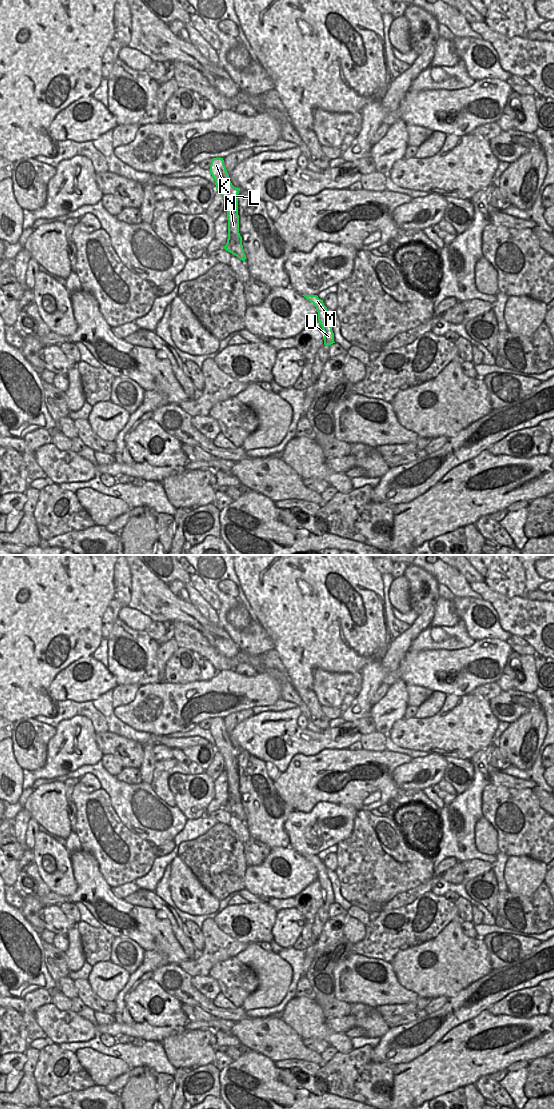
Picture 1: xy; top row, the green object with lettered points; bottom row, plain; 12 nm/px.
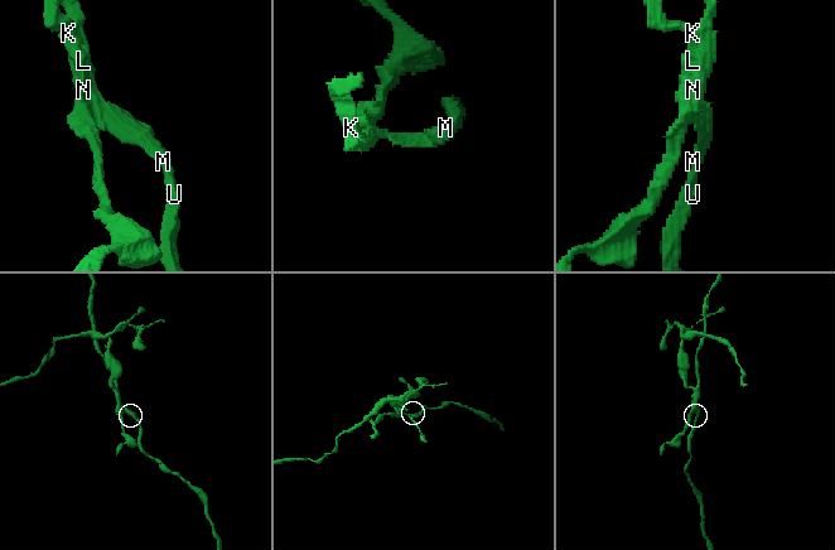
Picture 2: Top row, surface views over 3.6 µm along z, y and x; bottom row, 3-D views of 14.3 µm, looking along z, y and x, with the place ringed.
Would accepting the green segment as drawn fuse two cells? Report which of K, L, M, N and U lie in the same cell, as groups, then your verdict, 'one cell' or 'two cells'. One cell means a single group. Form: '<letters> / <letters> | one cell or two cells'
K L N / M U | two cells

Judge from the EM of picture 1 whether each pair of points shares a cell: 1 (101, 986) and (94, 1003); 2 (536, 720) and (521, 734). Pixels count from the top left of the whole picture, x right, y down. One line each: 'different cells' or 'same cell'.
1: different cells
2: same cell

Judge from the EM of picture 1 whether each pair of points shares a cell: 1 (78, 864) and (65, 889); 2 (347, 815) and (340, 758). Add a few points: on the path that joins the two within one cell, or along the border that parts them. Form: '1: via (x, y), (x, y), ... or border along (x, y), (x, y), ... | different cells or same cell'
1: border along (69, 854), (75, 890), (71, 894), (64, 896) | different cells
2: border along (323, 801), (351, 804), (358, 810) | different cells

